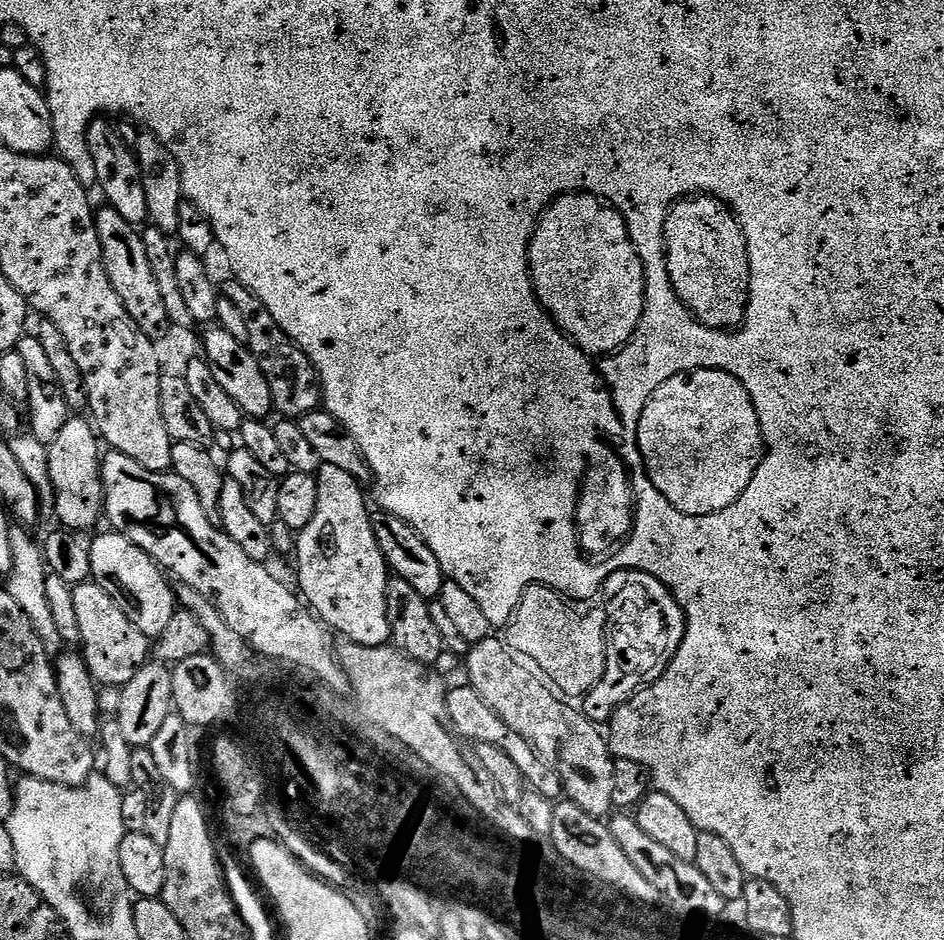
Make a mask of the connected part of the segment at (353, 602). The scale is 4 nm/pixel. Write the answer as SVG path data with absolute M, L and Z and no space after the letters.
M321 464L315 477L318 482L318 510L314 518L310 518L310 526L303 528L294 540L296 568L300 571L299 591L308 607L333 633L341 632L339 635L343 639L353 640L362 646L385 646L392 639L388 617L390 569L378 546L378 538L374 538L372 512L364 501L365 489L339 466Z

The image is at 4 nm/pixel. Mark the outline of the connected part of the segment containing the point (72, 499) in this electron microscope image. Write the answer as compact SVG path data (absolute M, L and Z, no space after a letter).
M70 418L66 426L62 426L58 438L48 445L48 461L52 488L56 492L54 511L57 518L64 523L61 525L65 529L87 533L88 528L102 520L104 512L104 483L100 473L102 444L95 427L87 419L80 419L84 418Z

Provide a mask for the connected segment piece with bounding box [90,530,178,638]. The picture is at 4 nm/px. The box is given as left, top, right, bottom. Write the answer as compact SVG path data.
M115 530L107 531L92 540L92 580L102 586L102 590L106 590L106 594L110 594L118 606L122 606L126 618L130 618L130 622L134 622L142 634L149 638L160 636L170 623L170 618L174 618L178 611L178 596L174 588L168 585L169 577L152 556L146 554L146 550L134 546L130 538Z

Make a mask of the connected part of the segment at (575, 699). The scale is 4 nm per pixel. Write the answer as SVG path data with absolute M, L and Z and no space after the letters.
M530 584L522 594L512 621L502 630L502 639L506 642L506 646L510 646L513 652L522 657L522 662L546 670L550 682L554 682L554 686L560 692L562 702L574 705L579 705L588 693L598 686L608 665L605 613L583 612L580 608L583 607L569 602L561 593L548 588L545 584Z

